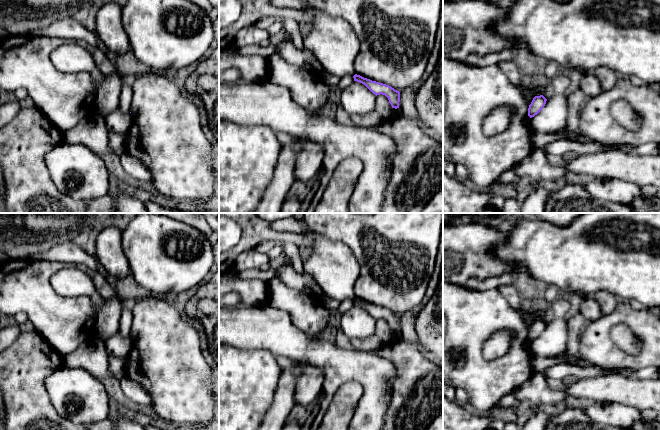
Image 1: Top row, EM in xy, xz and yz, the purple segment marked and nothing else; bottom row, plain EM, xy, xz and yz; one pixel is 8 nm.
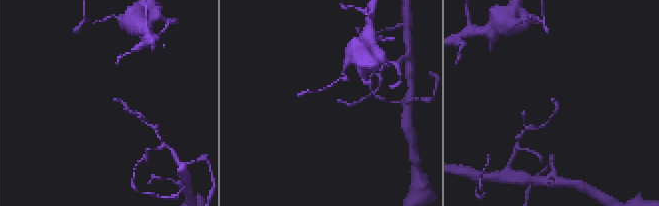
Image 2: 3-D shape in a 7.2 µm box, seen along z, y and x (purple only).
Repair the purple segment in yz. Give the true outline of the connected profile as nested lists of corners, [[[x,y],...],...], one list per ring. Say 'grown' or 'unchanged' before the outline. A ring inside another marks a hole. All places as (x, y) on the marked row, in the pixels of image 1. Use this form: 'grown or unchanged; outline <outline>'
unchanged; outline [[[543,95],[535,96],[529,105],[528,116],[532,118],[537,115],[545,106],[546,101],[547,99]]]

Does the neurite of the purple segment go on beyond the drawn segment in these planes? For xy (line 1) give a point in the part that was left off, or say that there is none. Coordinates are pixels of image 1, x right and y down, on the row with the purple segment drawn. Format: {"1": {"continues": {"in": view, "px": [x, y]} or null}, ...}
{"1": {"continues": null}}

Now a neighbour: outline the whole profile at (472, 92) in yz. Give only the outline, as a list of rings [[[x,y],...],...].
[[[443,59],[443,90],[447,106],[443,115],[443,159],[462,164],[470,180],[481,190],[490,190],[498,184],[499,176],[514,169],[533,150],[531,125],[526,124],[528,102],[522,90],[511,83],[496,65],[471,66],[465,62]],[[510,106],[510,126],[501,134],[486,137],[482,131],[484,118],[496,107]]]

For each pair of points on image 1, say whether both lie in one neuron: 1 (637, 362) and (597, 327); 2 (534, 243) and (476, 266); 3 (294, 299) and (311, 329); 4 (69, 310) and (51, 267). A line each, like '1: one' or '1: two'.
1: one
2: two
3: one
4: one

